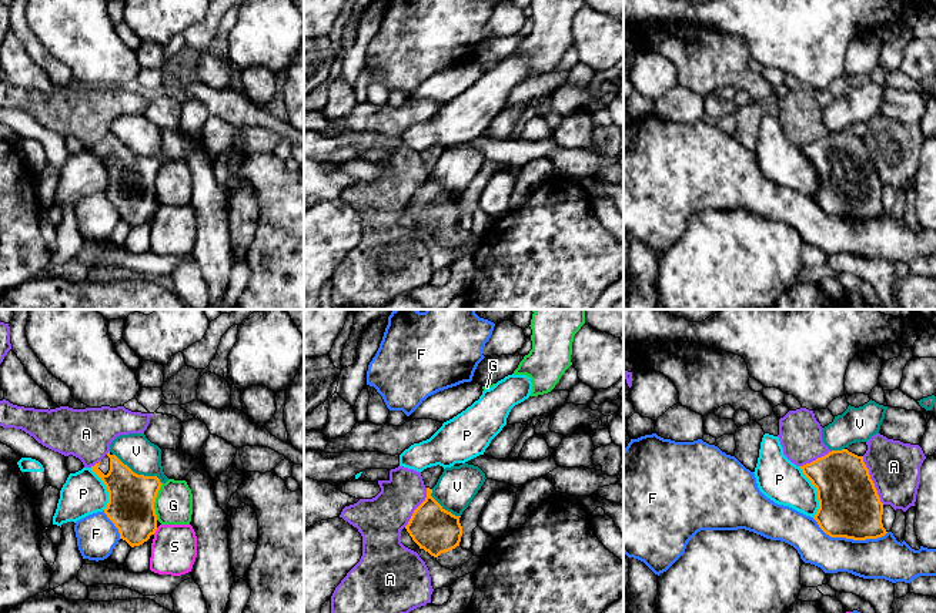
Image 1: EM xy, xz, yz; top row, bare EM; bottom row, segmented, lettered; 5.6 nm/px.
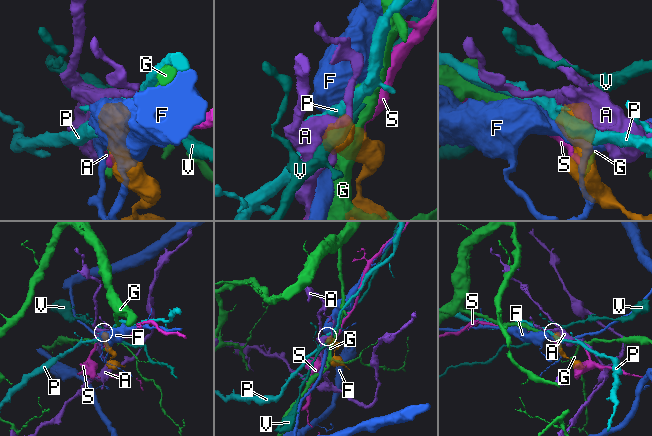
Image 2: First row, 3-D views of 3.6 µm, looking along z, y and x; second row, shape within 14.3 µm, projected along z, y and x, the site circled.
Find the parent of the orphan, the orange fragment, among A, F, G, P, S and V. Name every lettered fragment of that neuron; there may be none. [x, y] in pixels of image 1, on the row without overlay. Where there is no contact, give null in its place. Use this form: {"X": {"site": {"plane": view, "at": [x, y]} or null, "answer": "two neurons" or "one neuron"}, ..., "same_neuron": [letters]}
{"A": {"site": {"plane": "yz", "at": [872, 161]}, "answer": "two neurons"}, "F": {"site": {"plane": "yz", "at": [849, 218]}, "answer": "two neurons"}, "G": {"site": {"plane": "xy", "at": [154, 181]}, "answer": "two neurons"}, "P": {"site": {"plane": "yz", "at": [816, 171]}, "answer": "two neurons"}, "S": {"site": {"plane": "xy", "at": [156, 210]}, "answer": "two neurons"}, "V": {"site": {"plane": "xy", "at": [139, 156]}, "answer": "two neurons"}, "same_neuron": []}

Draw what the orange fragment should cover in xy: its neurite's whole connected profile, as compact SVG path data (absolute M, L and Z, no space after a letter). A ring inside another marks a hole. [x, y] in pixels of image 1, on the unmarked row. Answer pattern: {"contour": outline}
{"contour": "M111 133L91 147L91 151L107 168L108 184L104 194L118 210L120 220L131 228L147 222L157 211L154 182L163 165L160 160L134 154Z"}

